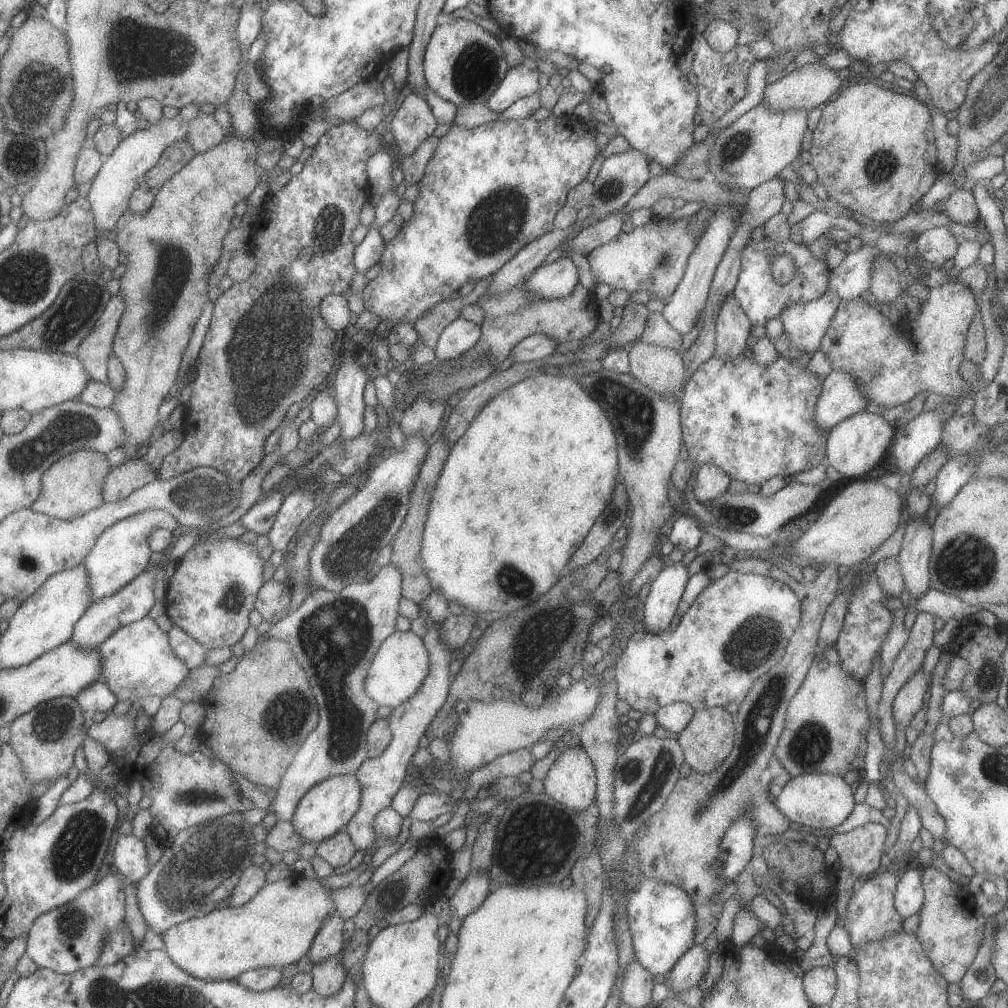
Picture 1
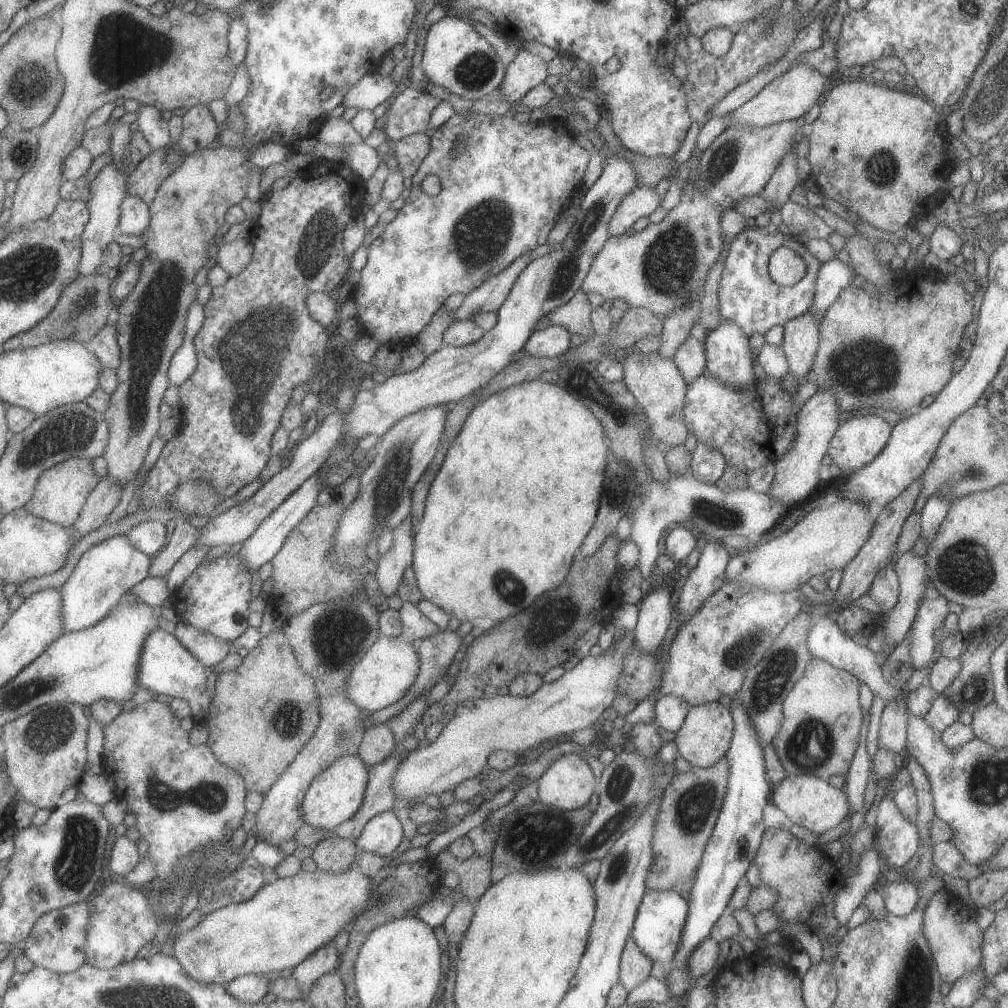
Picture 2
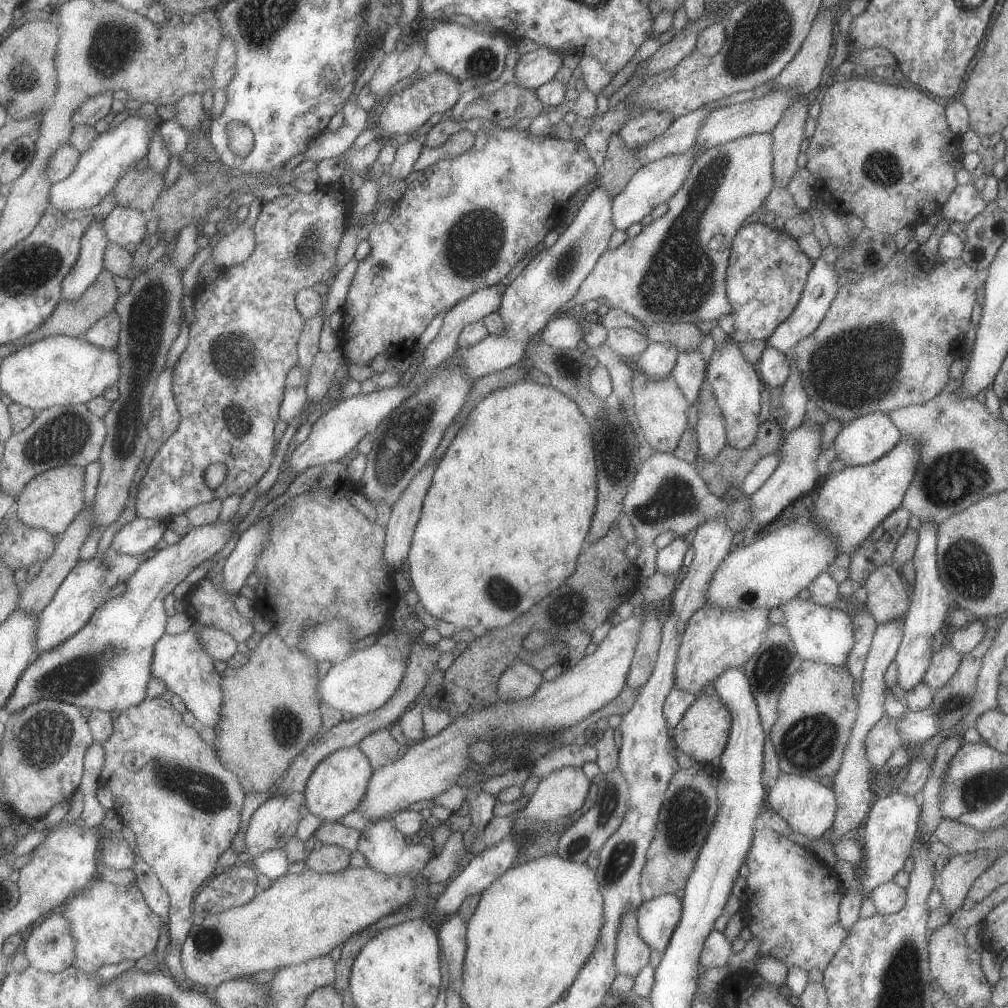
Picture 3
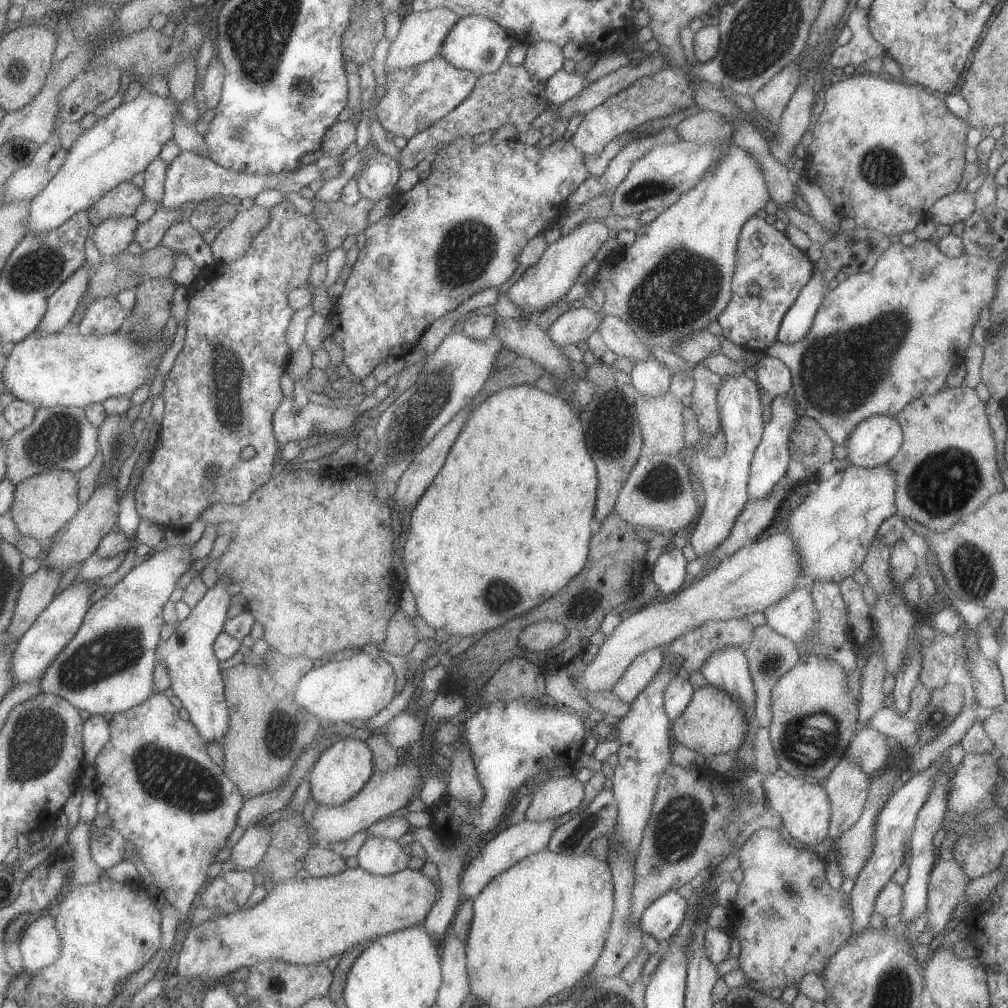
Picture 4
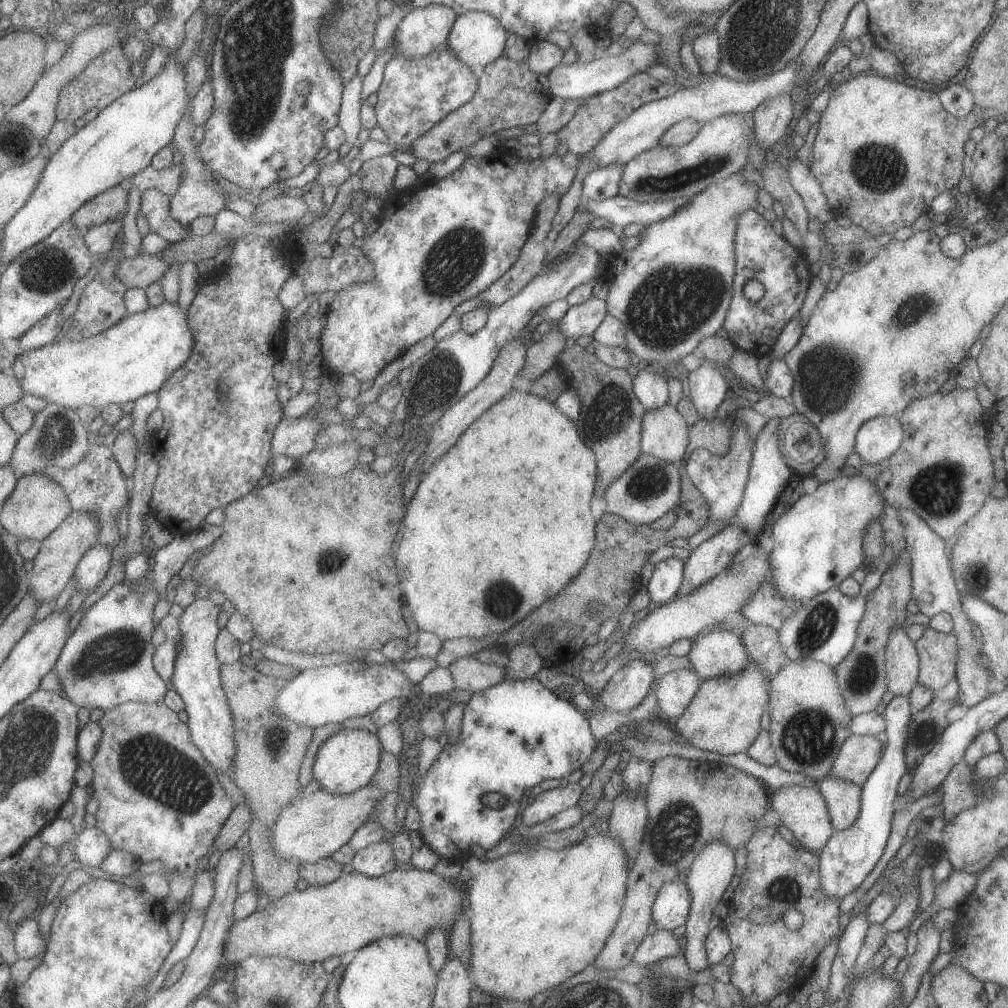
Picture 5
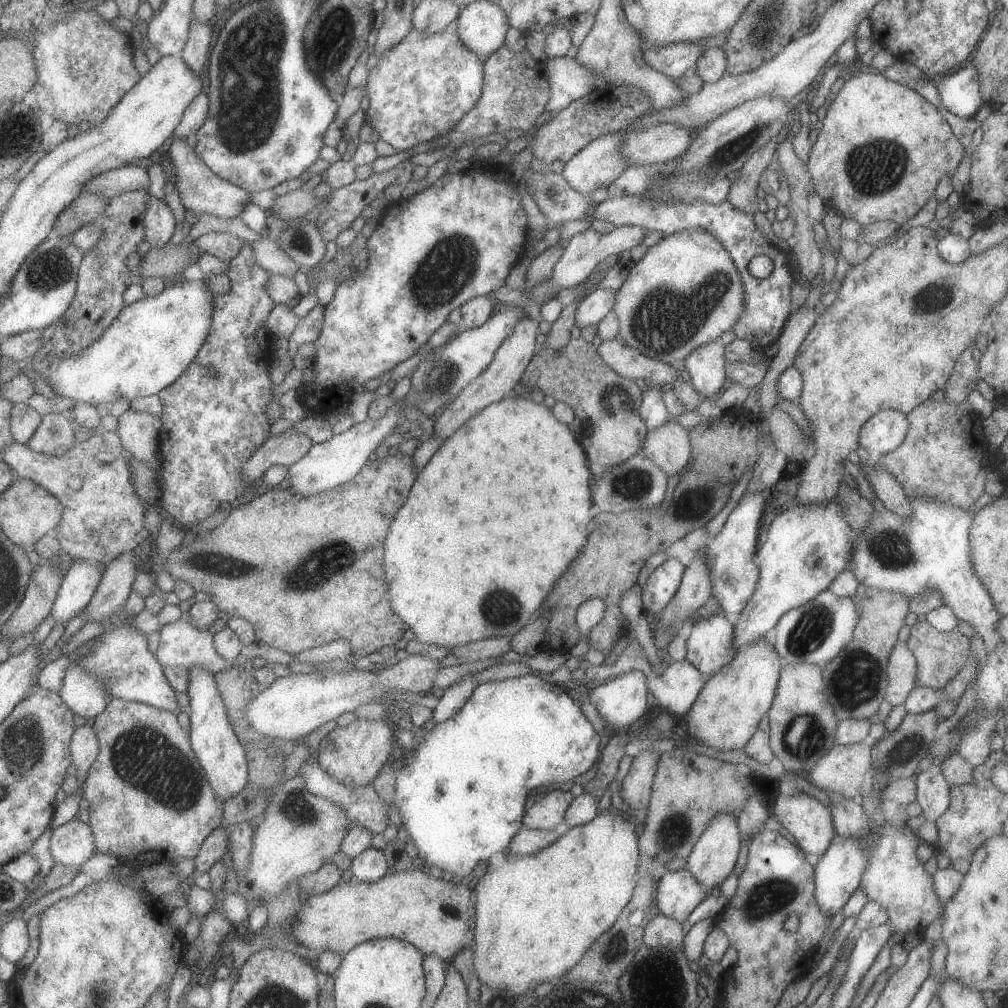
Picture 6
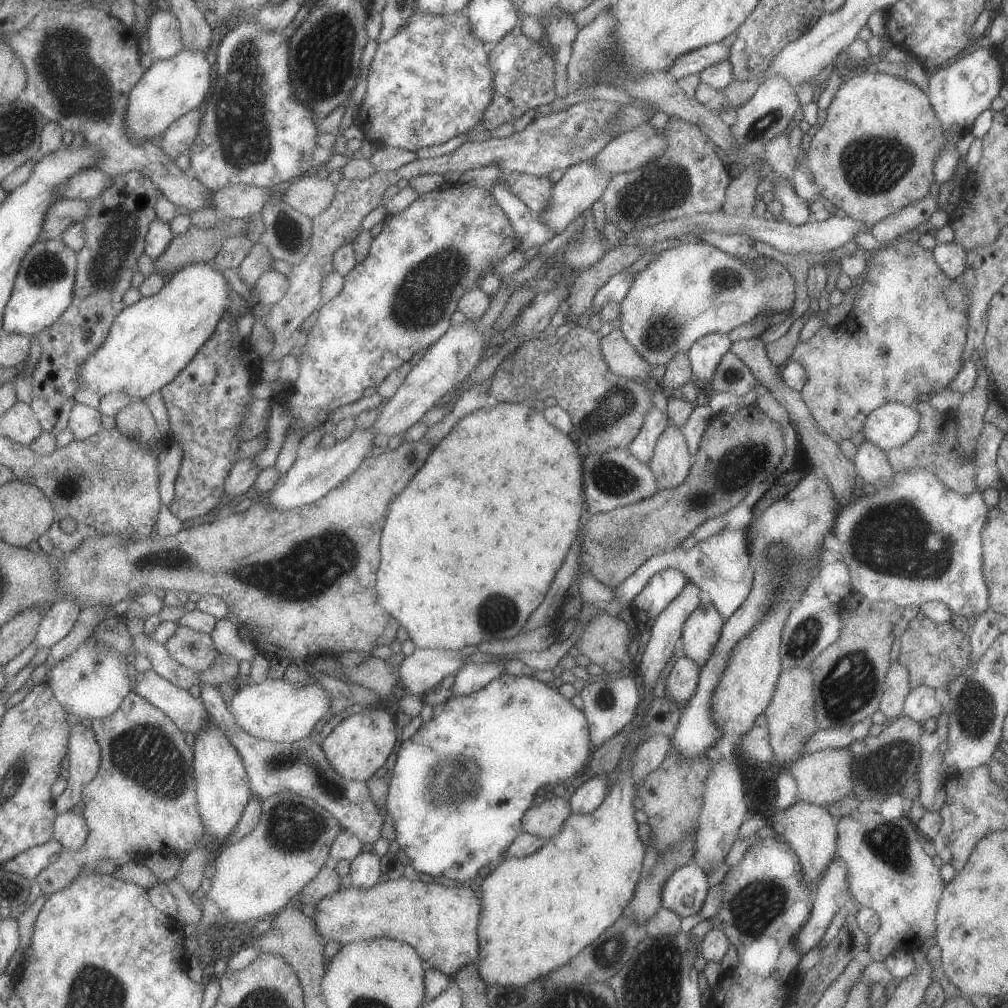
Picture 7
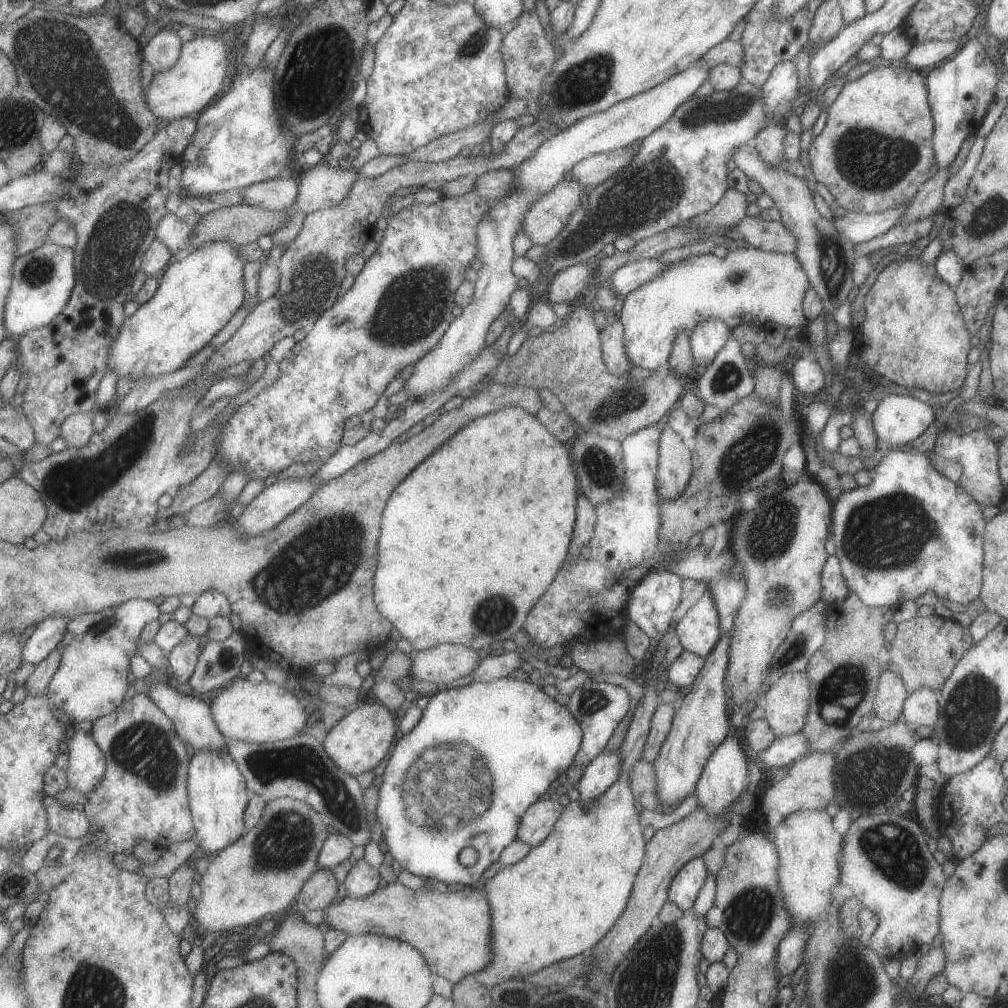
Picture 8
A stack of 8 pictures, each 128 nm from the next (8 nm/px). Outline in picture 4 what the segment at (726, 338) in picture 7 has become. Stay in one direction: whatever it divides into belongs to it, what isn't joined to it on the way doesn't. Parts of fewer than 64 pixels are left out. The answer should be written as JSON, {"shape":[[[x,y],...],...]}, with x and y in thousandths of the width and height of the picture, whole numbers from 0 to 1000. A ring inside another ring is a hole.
{"shape":[[[694,359],[688,363],[688,379],[686,407],[690,411],[696,431],[708,435],[715,425],[711,396],[717,376]]]}

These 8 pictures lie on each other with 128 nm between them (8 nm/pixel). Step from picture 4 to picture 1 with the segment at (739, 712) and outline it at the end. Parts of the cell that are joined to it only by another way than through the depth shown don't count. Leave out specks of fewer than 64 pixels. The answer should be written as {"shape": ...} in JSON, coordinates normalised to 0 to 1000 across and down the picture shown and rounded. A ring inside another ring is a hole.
{"shape":[[[719,700],[706,701],[700,704],[691,704],[688,712],[677,724],[672,735],[677,740],[680,756],[688,766],[706,768],[724,750],[728,740],[729,726],[729,711],[720,705]]]}

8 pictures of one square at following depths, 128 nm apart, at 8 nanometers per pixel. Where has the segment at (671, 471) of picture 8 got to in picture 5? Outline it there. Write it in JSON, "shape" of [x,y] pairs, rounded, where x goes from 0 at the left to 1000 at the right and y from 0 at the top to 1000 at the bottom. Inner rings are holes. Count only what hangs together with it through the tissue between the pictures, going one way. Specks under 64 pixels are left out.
{"shape":[[[662,400],[657,406],[643,408],[638,417],[637,450],[674,462],[684,448],[684,425],[671,404]]]}

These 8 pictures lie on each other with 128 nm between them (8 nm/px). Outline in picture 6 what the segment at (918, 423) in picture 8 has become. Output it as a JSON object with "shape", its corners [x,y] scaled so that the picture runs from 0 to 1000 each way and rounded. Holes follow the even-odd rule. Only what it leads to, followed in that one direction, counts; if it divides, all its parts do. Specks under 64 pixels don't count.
{"shape":[[[884,406],[873,407],[855,423],[852,441],[866,452],[889,447],[901,432],[901,413]]]}

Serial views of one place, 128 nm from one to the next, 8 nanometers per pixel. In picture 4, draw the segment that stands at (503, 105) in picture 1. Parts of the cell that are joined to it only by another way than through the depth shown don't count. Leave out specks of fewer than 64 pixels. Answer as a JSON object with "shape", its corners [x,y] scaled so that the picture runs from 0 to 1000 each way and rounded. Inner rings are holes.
{"shape":[[[540,40],[527,46],[521,63],[529,75],[545,81],[560,68],[560,62],[560,48],[553,43]]]}

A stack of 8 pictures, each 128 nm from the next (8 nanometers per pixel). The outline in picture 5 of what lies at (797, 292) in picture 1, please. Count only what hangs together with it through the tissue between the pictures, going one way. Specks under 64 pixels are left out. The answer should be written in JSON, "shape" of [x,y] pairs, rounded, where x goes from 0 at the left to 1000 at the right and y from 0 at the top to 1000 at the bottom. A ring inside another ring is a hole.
{"shape":[[[742,206],[731,213],[730,221],[727,296],[717,325],[732,346],[754,355],[764,352],[780,321],[794,309],[806,273],[800,252],[772,234],[767,222],[757,213]],[[744,278],[758,283],[758,295],[752,300],[738,294],[738,285]]]}

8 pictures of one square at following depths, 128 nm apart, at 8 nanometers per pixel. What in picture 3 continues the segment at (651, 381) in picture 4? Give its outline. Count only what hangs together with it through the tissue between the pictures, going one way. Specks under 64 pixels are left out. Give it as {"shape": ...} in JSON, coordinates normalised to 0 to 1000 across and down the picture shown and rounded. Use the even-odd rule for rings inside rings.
{"shape":[[[646,339],[645,343],[630,355],[630,361],[639,373],[647,377],[659,377],[666,373],[673,353],[671,343],[663,339]]]}

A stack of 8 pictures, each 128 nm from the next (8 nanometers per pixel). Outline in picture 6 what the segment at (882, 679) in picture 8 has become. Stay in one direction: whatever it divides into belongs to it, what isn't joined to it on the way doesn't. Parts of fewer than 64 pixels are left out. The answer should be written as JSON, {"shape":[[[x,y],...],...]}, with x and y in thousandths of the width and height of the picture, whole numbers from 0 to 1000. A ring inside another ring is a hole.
{"shape":[[[891,637],[882,652],[878,694],[885,702],[897,699],[910,678],[910,658],[899,637]]]}

